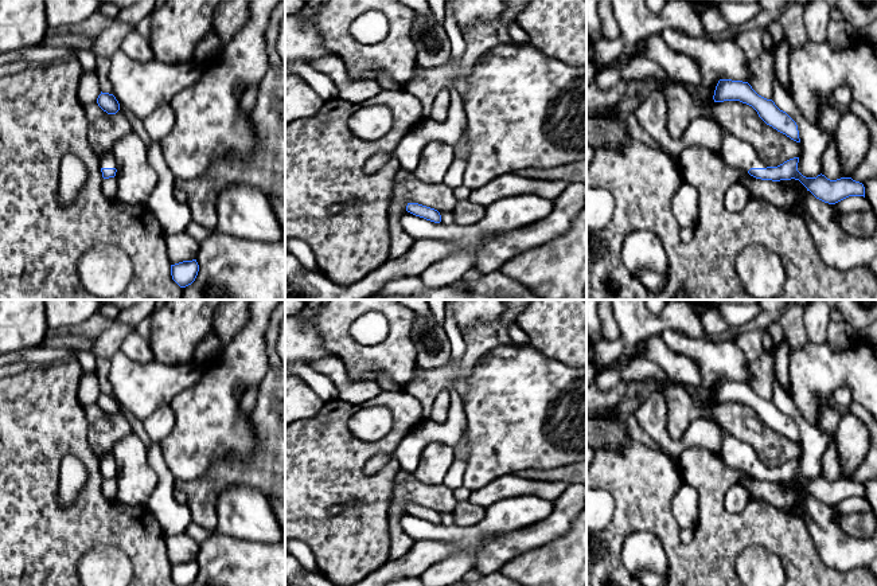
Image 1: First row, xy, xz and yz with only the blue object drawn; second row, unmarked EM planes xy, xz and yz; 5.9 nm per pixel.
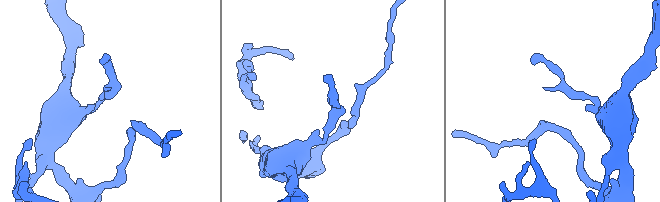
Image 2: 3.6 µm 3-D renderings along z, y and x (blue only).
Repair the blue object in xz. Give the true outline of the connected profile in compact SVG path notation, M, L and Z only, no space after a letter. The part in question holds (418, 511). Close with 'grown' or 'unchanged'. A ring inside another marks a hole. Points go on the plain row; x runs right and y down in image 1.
M408 504L406 512L434 524L441 523L441 516L437 511L418 505L418 504Z | unchanged

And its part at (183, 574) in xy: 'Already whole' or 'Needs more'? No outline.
Already whole

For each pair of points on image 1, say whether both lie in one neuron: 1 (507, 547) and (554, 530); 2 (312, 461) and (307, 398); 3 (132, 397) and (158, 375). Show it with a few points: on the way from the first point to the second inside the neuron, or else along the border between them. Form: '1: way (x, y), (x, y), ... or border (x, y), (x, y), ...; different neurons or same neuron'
1: way (519, 542), (542, 532); same neuron
2: border (324, 402), (314, 415), (299, 421); different neurons
3: way (139, 390), (151, 382); same neuron

